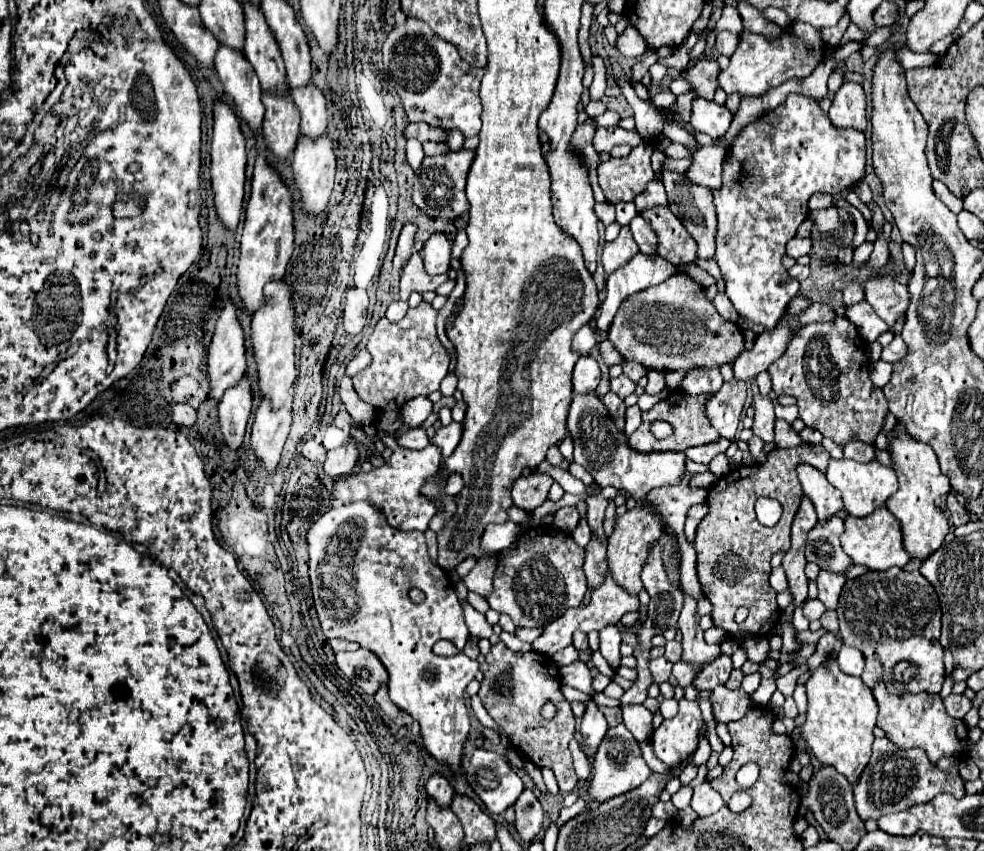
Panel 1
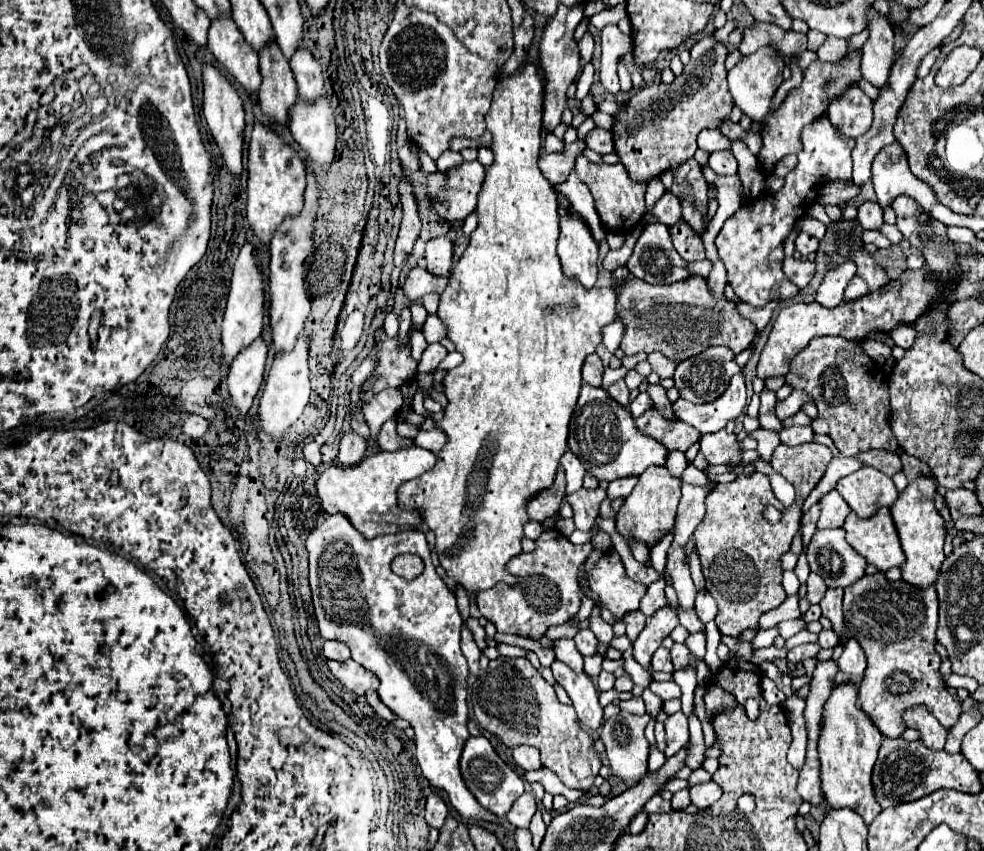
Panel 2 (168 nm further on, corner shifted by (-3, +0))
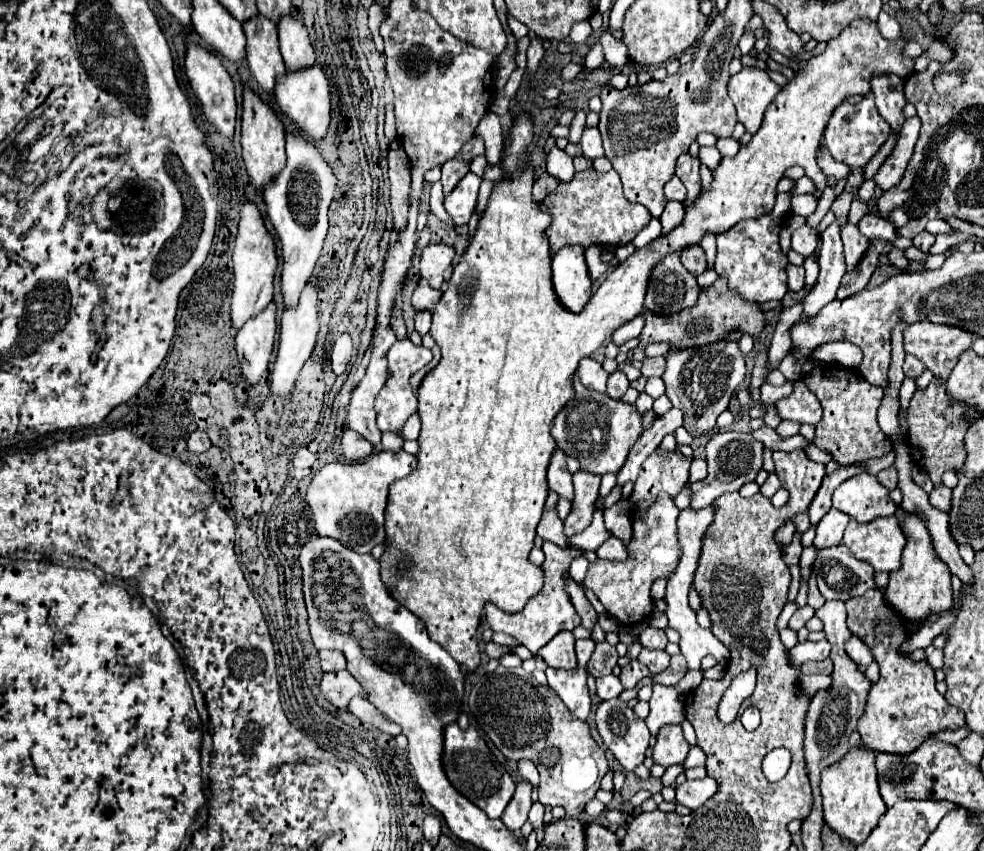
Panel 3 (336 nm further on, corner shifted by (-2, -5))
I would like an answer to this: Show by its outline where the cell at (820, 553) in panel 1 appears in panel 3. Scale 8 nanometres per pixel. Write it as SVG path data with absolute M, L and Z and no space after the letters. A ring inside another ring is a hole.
M844 545L818 549L814 575L824 599L846 601L874 587L874 569L866 561L858 561Z

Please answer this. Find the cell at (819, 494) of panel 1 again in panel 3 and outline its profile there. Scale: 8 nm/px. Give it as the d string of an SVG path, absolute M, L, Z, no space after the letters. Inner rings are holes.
M830 509L822 519L820 523L816 525L816 539L814 539L814 547L820 549L820 547L834 547L834 545L840 545L842 543L842 533L848 525L850 517L838 509Z

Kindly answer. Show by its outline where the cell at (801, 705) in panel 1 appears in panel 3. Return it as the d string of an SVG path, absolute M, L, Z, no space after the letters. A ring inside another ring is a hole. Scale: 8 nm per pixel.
M822 639L818 643L812 643L812 641L798 643L796 647L792 647L788 651L788 659L790 659L792 667L800 667L806 661L822 661L828 655L830 655L830 643L826 639Z

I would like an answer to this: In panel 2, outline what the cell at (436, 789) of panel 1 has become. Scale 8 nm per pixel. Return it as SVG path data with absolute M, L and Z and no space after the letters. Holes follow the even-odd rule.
M431 794L427 798L427 804L425 804L425 820L427 820L427 824L439 830L443 826L445 818L447 818L447 804L443 802L443 798L439 794Z

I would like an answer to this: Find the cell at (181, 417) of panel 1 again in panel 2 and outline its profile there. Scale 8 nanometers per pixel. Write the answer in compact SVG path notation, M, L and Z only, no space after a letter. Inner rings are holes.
M189 414L187 420L185 420L185 424L183 424L183 432L185 432L191 440L203 438L203 434L207 432L207 428L209 428L209 422L207 422L205 418L197 416L197 414Z

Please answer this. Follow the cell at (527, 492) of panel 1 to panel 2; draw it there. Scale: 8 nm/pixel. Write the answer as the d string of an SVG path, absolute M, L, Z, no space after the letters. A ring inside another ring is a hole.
M563 468L557 470L557 478L549 490L543 490L537 494L537 498L531 498L527 504L527 514L531 520L545 522L547 518L559 516L559 506L565 498L565 472Z

